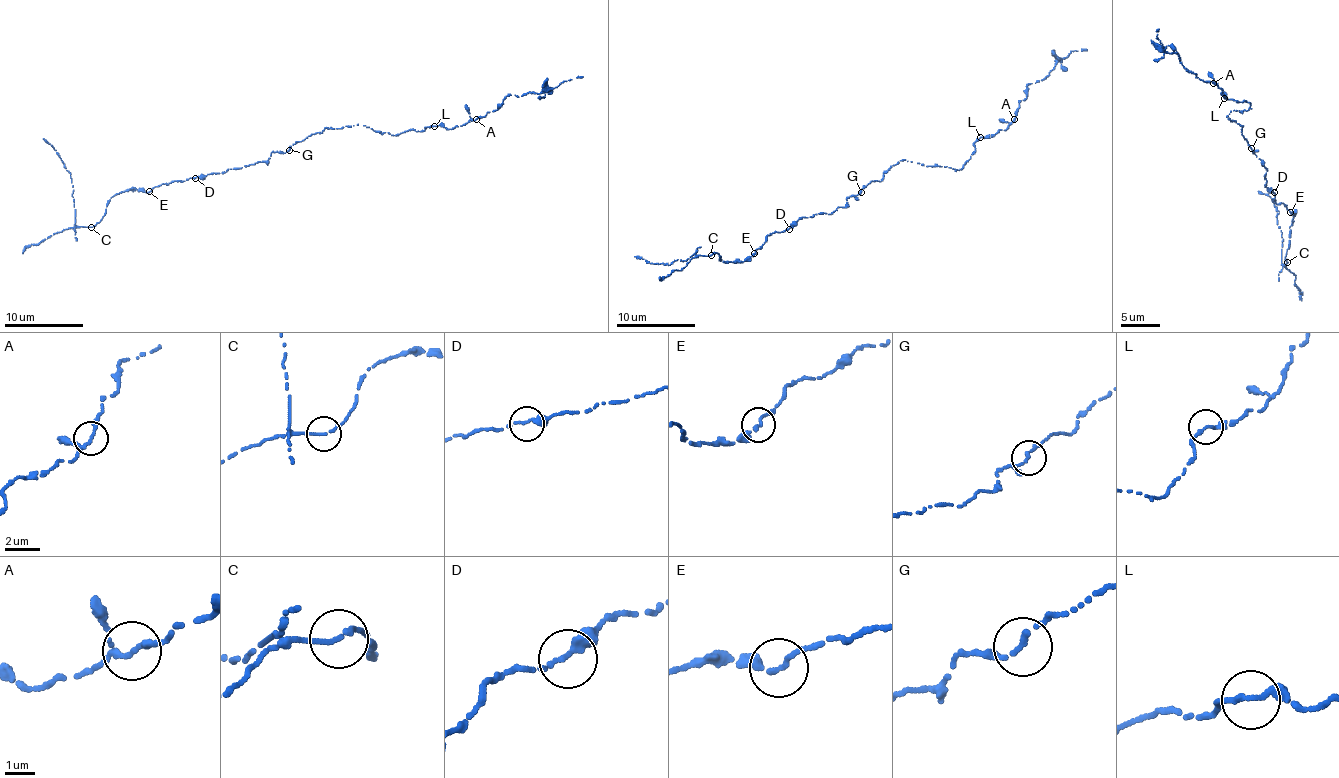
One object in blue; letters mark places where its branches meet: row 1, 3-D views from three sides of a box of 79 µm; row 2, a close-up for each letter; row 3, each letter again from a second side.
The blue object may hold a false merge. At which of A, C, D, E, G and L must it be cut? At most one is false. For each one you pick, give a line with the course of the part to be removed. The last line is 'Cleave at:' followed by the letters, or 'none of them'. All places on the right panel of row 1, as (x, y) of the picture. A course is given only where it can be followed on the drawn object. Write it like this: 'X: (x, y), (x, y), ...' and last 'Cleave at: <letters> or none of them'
Cleave at: none of them

